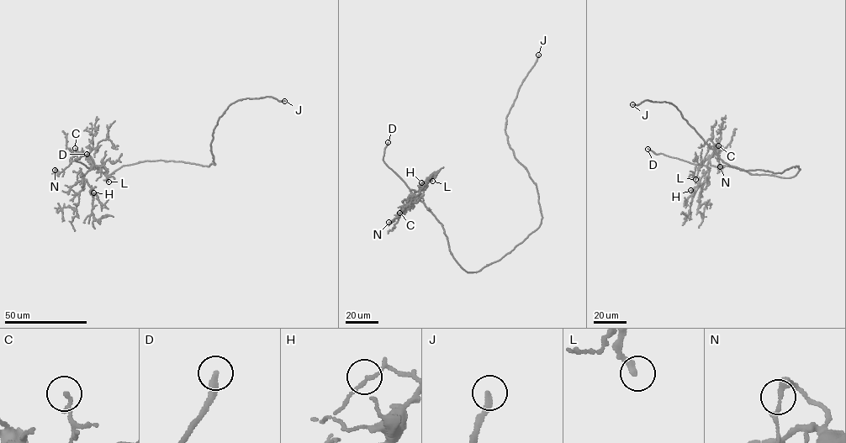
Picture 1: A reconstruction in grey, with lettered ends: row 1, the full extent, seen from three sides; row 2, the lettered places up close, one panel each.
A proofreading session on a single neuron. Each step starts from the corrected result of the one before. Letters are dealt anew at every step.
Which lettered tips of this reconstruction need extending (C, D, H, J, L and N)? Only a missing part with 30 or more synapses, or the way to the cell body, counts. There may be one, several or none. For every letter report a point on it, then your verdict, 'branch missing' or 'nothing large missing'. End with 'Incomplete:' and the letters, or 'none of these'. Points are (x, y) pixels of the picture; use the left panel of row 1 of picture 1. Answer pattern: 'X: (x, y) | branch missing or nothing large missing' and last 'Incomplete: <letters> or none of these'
C: (75, 148) | nothing large missing
D: (87, 154) | branch missing
H: (93, 192) | nothing large missing
J: (284, 101) | branch missing
L: (108, 181) | branch missing
N: (55, 170) | nothing large missing
Incomplete: D, J, L

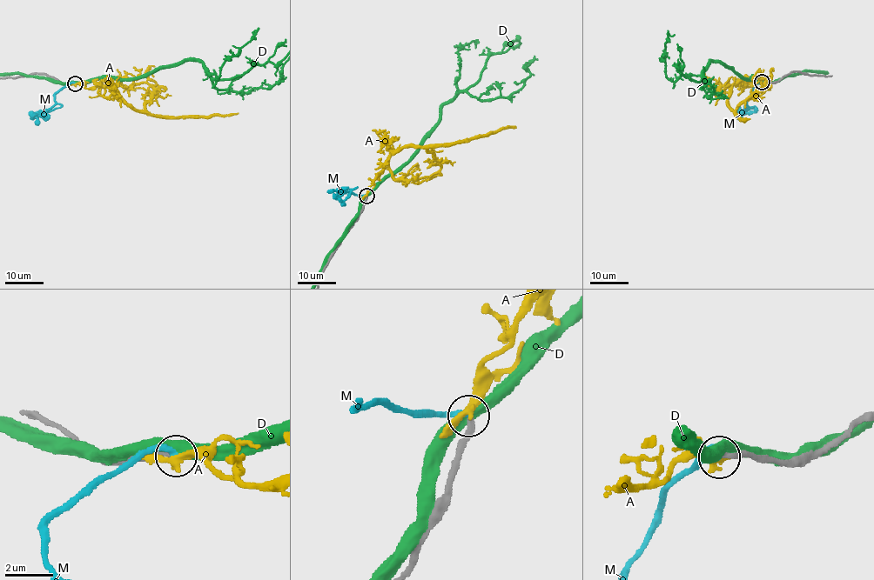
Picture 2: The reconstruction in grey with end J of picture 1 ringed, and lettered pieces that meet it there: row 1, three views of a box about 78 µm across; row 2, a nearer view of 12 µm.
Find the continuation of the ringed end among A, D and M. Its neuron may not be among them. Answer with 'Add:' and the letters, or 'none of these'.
Add: M

